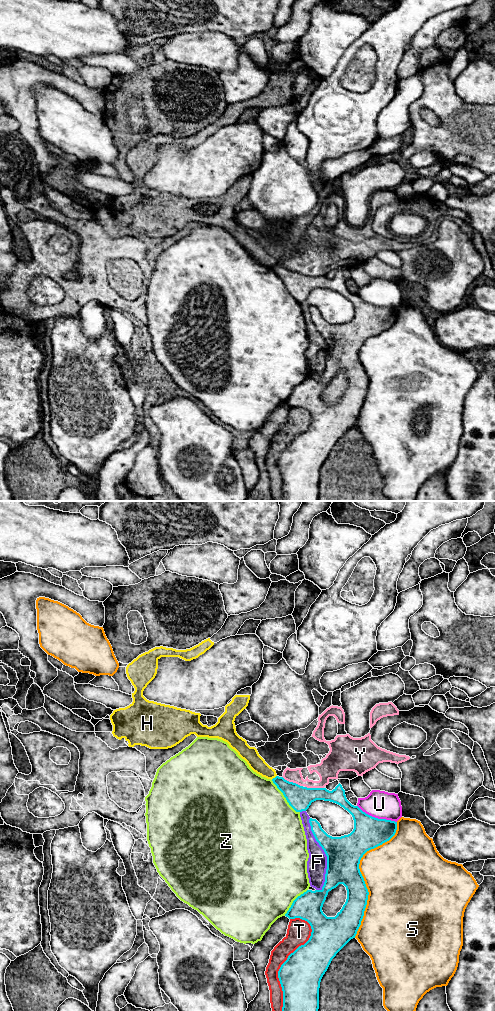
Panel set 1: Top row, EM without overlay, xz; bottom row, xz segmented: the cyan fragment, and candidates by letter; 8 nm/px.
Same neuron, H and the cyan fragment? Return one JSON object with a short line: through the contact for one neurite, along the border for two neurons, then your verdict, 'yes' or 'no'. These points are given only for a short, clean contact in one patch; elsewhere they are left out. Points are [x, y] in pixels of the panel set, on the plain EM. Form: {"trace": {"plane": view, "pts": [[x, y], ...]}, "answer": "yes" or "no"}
{"trace": {"plane": "xz", "pts": [[276, 263], [271, 267]]}, "answer": "no"}

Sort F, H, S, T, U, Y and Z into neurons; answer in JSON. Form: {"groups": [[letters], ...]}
{"groups": [["F"], ["H", "T"], ["S"], ["U"], ["Y"], ["Z"]]}

